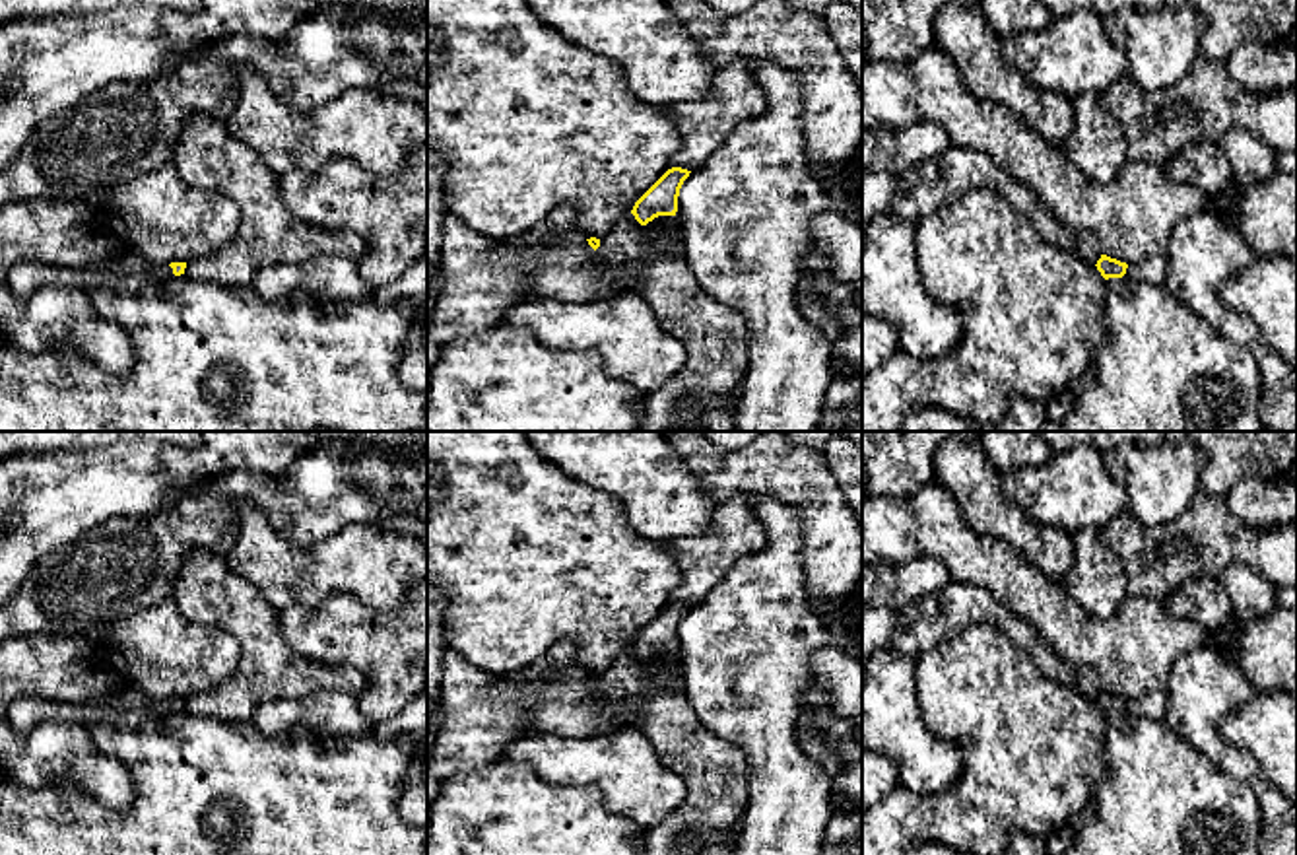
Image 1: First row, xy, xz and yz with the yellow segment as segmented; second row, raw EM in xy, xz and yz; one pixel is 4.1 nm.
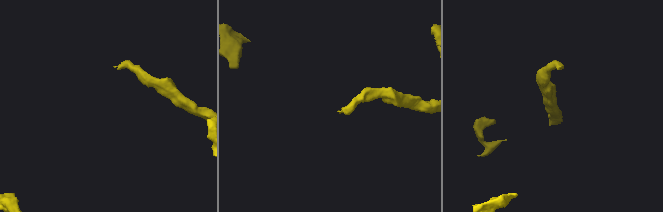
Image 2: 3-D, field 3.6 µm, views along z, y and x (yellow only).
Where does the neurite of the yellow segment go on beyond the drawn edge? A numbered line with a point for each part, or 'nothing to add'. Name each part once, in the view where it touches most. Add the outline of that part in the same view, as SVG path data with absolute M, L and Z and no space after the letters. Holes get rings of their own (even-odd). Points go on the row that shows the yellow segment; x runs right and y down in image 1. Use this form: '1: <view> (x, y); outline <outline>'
1: yz (1154, 269); outline M1155 255L1138 264L1128 264L1126 274L1122 278L1149 284L1165 284L1167 268L1167 256Z

